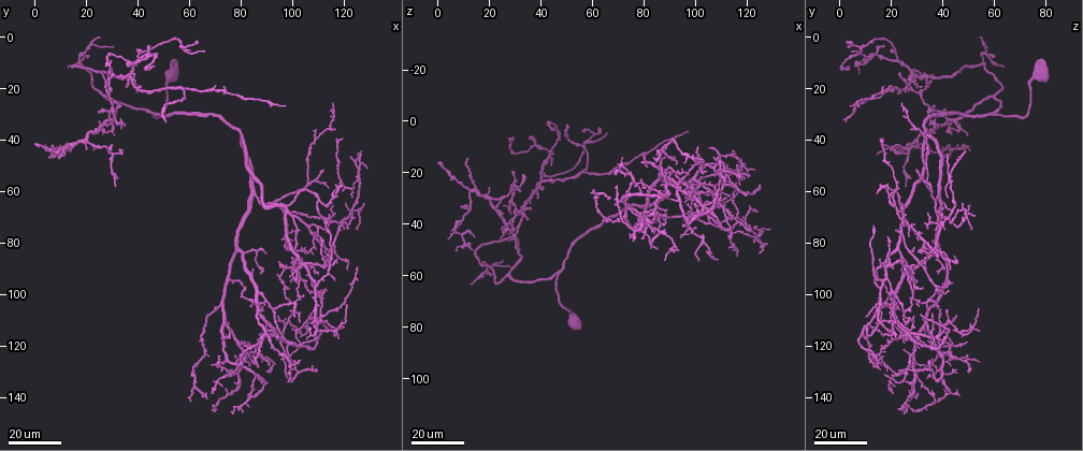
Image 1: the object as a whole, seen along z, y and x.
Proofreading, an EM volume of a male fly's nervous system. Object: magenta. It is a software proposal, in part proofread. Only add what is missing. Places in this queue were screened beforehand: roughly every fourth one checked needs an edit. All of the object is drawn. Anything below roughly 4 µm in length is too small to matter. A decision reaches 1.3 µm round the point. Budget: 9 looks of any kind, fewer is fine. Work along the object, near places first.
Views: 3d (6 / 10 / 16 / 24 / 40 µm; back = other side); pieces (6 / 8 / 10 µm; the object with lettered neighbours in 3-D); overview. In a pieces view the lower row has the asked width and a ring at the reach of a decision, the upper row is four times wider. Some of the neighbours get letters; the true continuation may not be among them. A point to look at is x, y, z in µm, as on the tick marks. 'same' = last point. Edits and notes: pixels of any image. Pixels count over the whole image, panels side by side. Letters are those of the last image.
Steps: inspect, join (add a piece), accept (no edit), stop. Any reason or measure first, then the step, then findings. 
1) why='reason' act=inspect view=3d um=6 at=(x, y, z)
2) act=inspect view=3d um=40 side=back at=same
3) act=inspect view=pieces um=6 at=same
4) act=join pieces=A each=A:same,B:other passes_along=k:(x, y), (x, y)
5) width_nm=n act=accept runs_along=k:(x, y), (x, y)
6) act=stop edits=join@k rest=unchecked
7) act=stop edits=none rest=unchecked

why='free end' act=inspect view=3d um=16 at=(123, 46, 47)

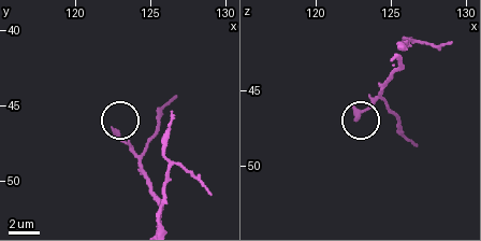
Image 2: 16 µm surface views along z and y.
act=inspect view=pieces um=6 at=(122.6, 46.8, 46.2)

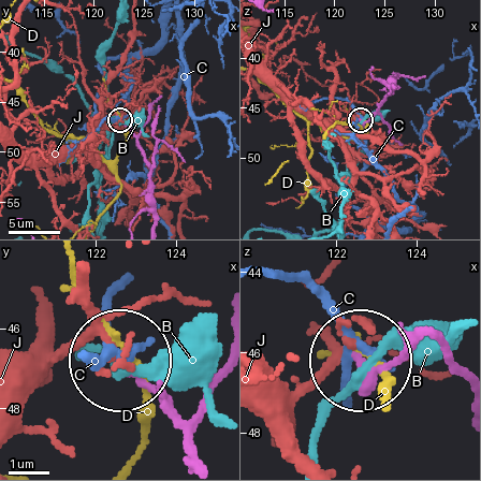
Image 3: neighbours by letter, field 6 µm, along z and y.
act=accept each=B:other,C:other,D:other,J:other runs_along=3:(412, 335), (381, 362), (365, 359) found='no lettered piece goes on from it'

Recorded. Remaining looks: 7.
why='long arm stops here' act=inspect view=3d um=16 at=(1, 41, 17)

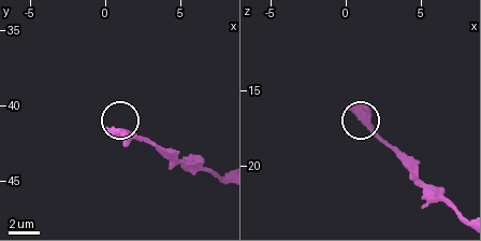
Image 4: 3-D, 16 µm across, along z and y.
act=inspect view=pieces um=10 at=(0.2, 41.6, 16.2)

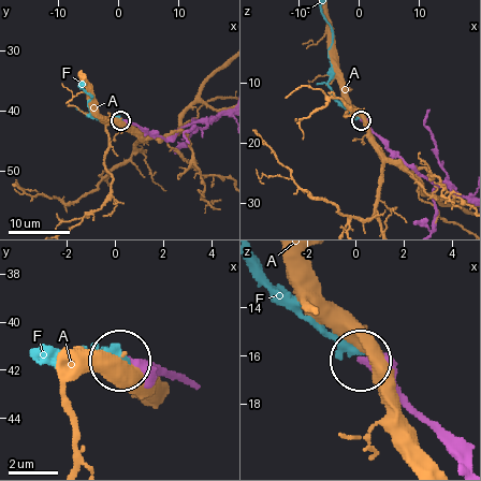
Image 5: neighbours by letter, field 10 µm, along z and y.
act=join pieces=F each=A:other,F:same found='it goes on there'

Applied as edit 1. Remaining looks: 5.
why='redraw' act=inspect view=overview

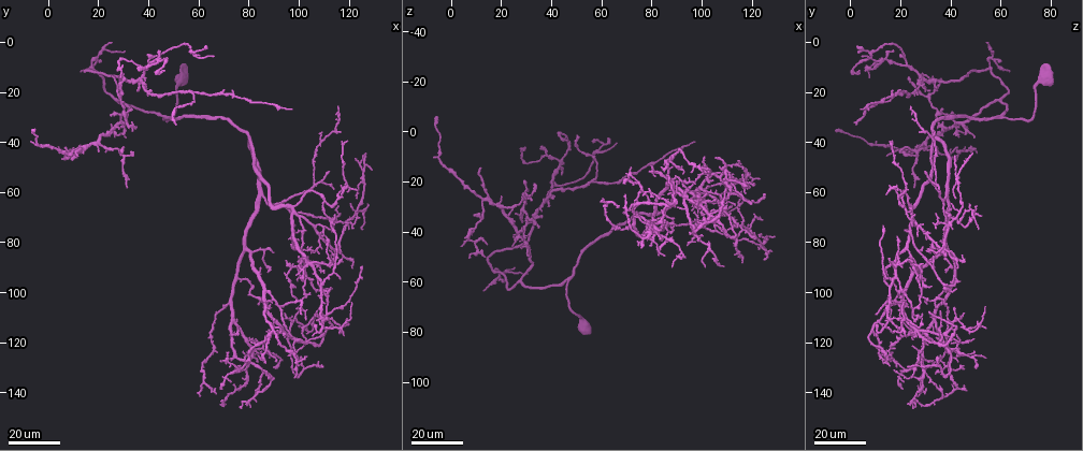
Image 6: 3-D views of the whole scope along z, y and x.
why='free end' act=inspect view=3d um=24 at=(32, 55, 28)

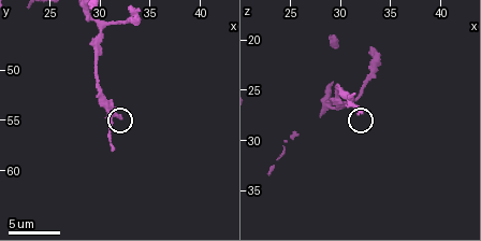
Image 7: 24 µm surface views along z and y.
act=inspect view=pieces um=6 at=(32.2, 54.6, 27.2)

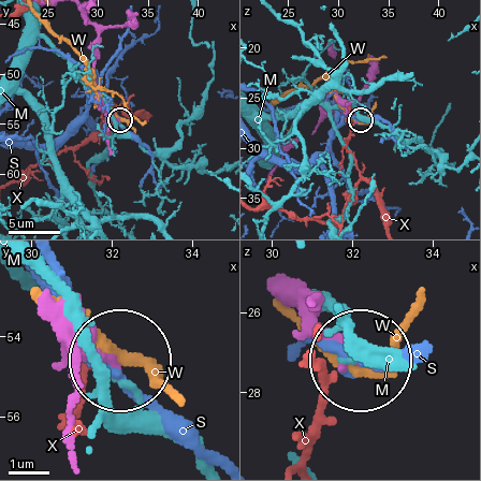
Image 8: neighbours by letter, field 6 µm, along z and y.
act=accept each=M:other,S:other,W:other,X:other runs_along=8:(86, 17), (98, 35), (95, 92), (119, 119) found='none of them fits'

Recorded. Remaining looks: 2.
act=stop edits=join@5 rest=unchecked

